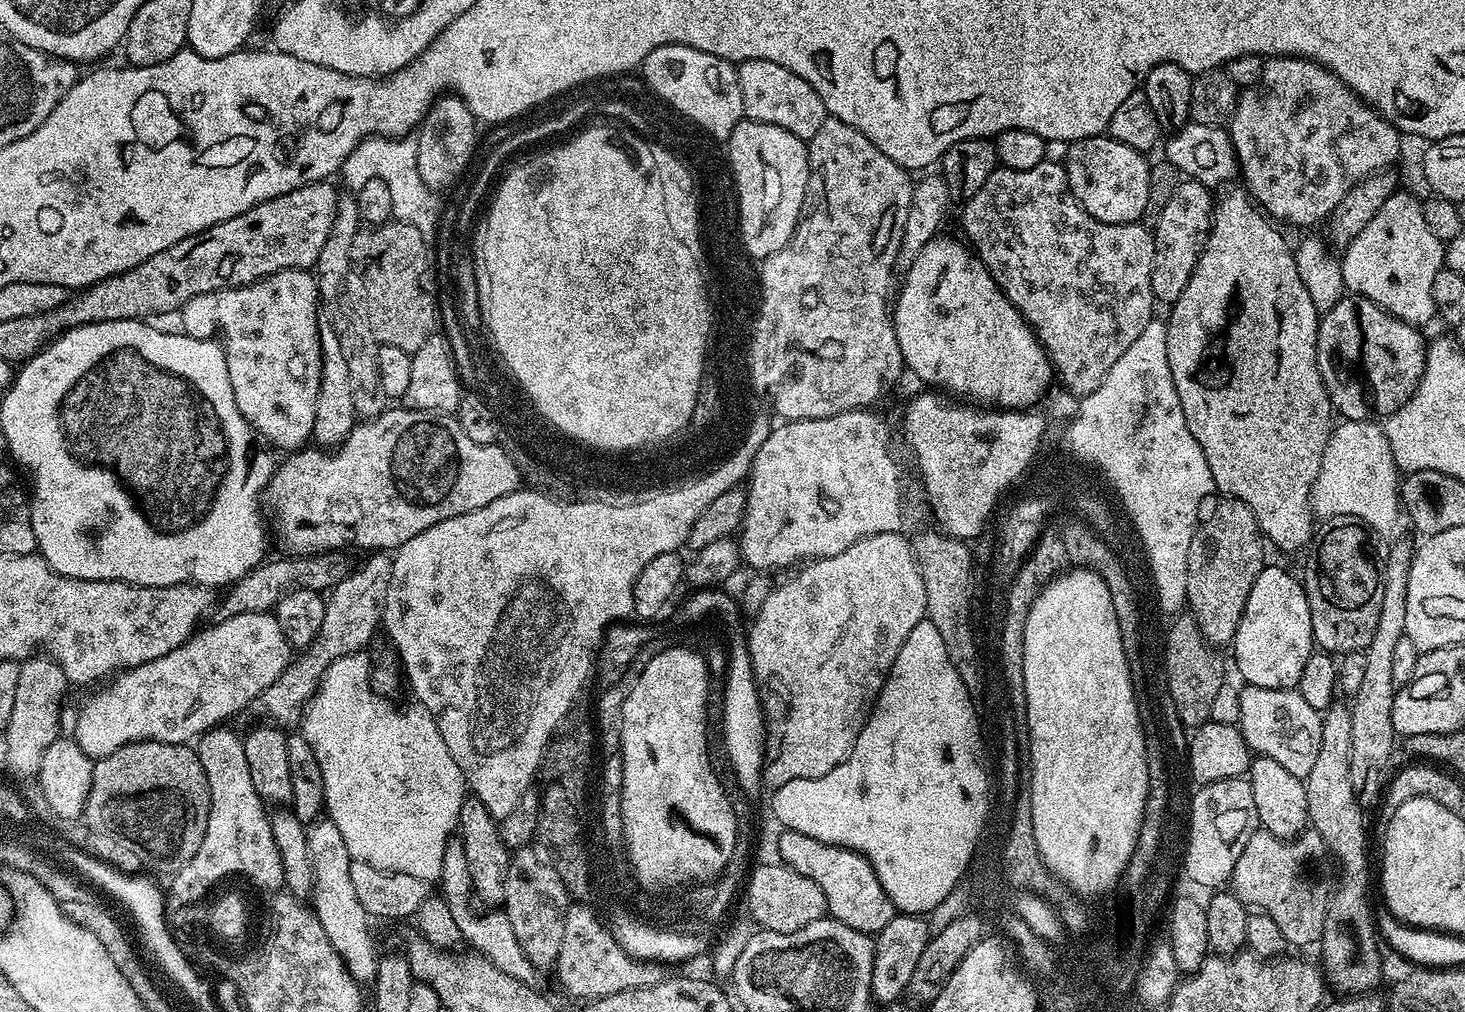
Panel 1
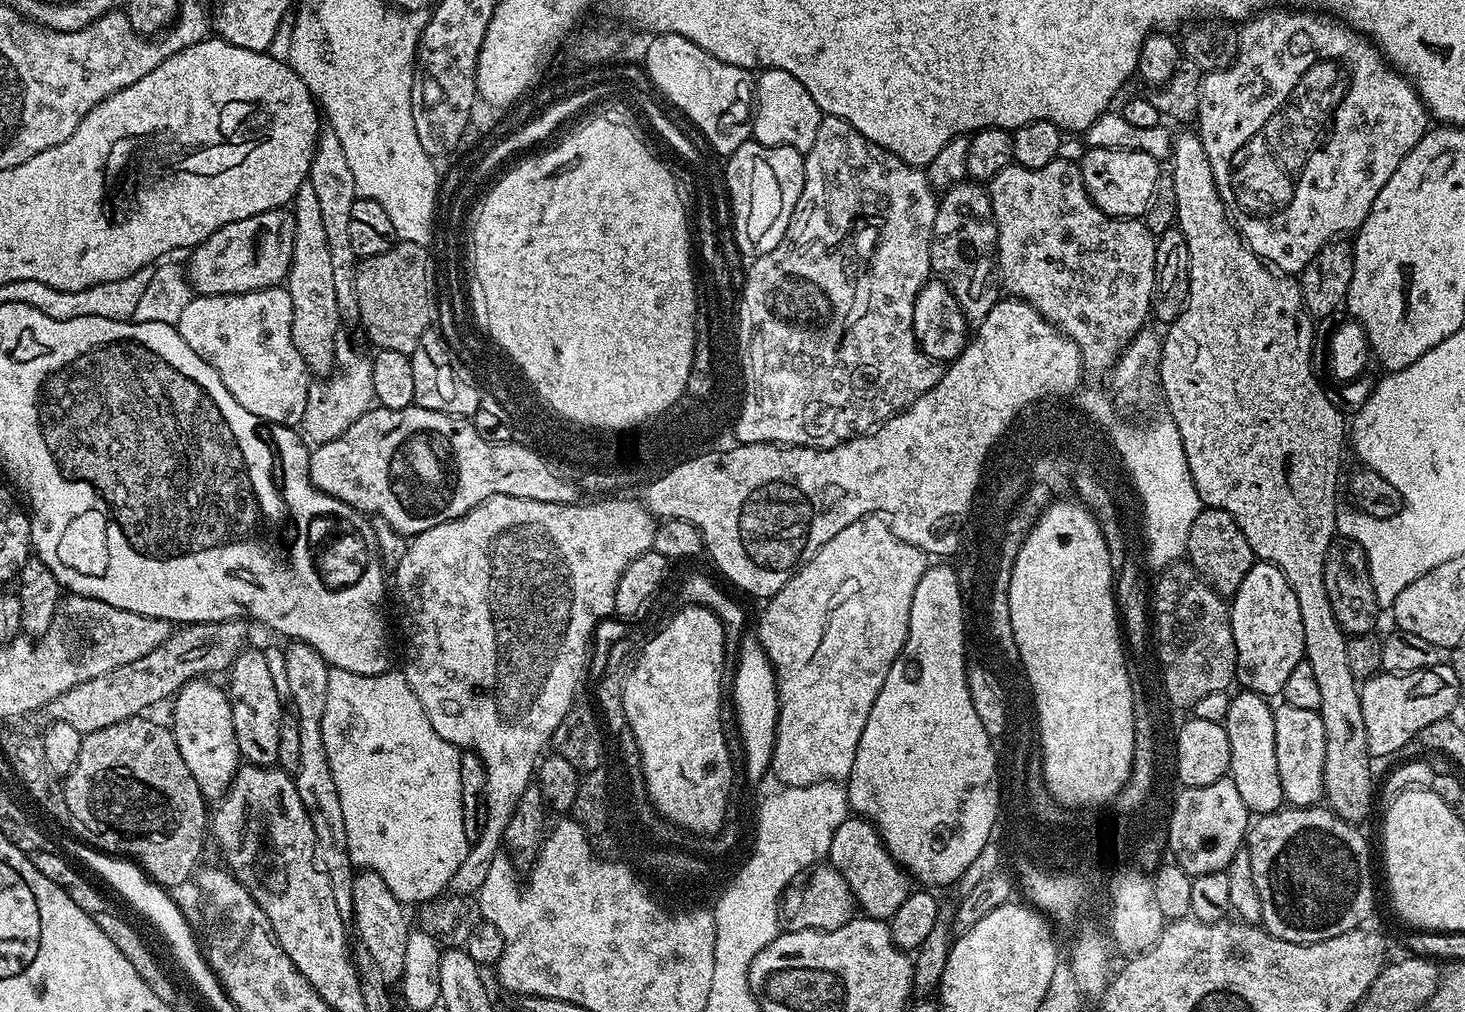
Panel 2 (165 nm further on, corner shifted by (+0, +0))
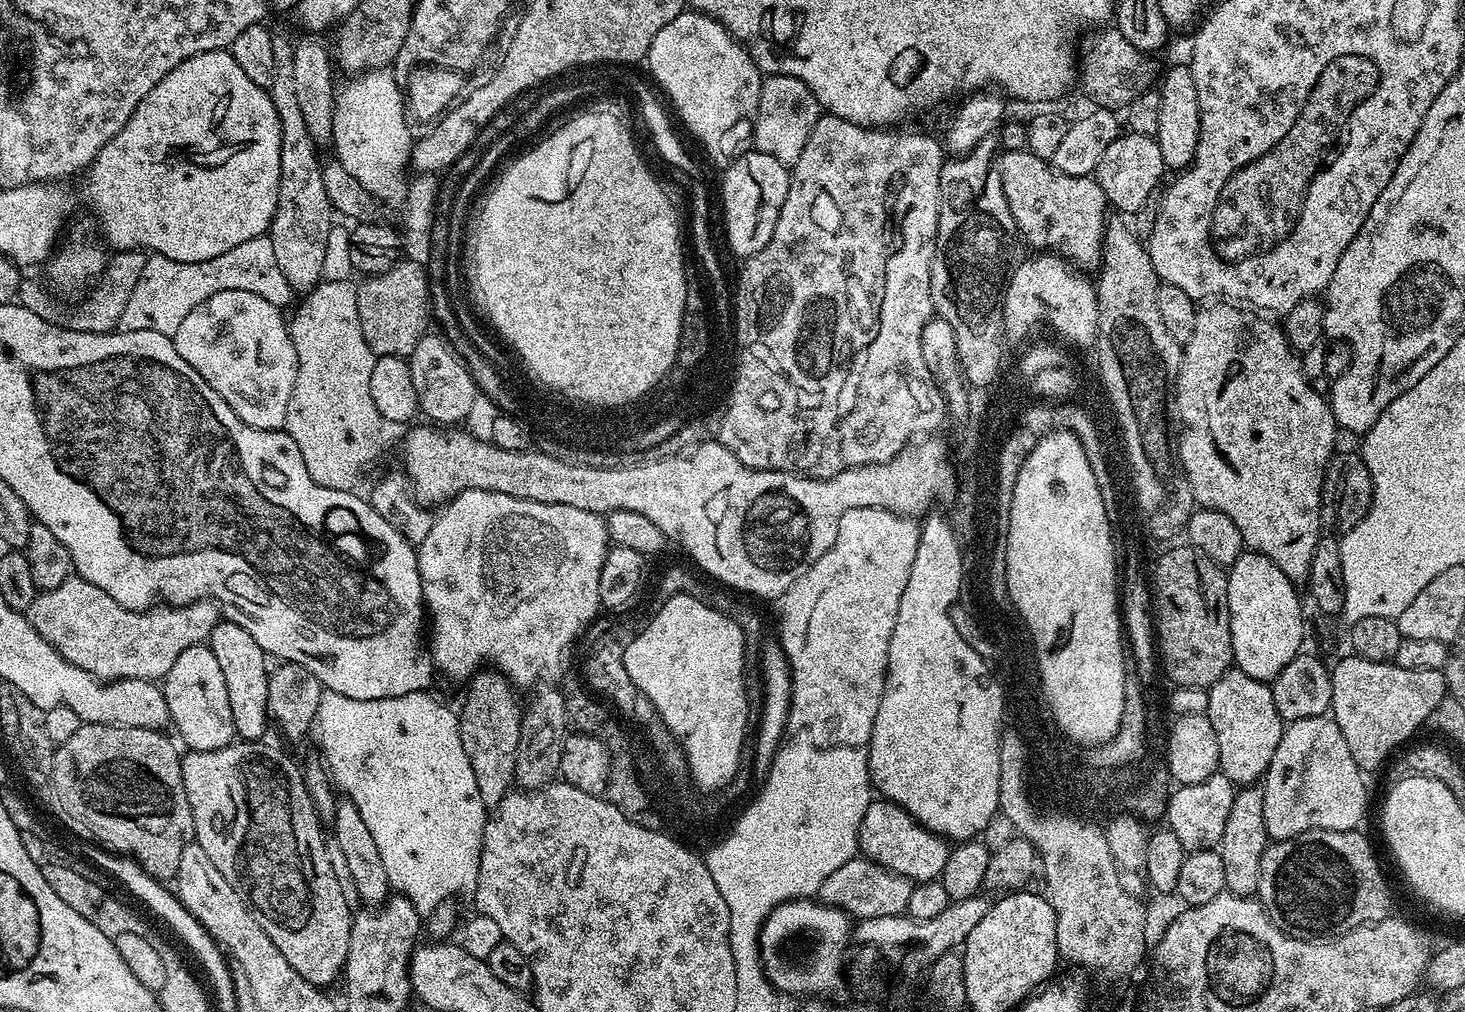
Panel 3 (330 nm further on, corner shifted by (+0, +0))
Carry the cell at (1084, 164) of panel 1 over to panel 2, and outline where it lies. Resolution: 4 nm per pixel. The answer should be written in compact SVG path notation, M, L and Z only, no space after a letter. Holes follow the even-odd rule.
M1088 148L1085 153L1078 163L1089 198L1108 216L1143 217L1150 206L1150 194L1154 194L1154 182L1162 175L1158 161L1150 158L1150 154L1134 150Z

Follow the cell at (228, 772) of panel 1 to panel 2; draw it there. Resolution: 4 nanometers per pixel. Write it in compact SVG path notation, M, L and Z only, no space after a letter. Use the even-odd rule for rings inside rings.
M208 678L192 679L180 687L174 696L176 705L172 708L170 727L178 742L178 751L182 754L194 782L202 790L205 801L218 802L228 792L232 779L242 767L242 757L238 750L238 738L234 738L234 718L232 701L228 693Z

